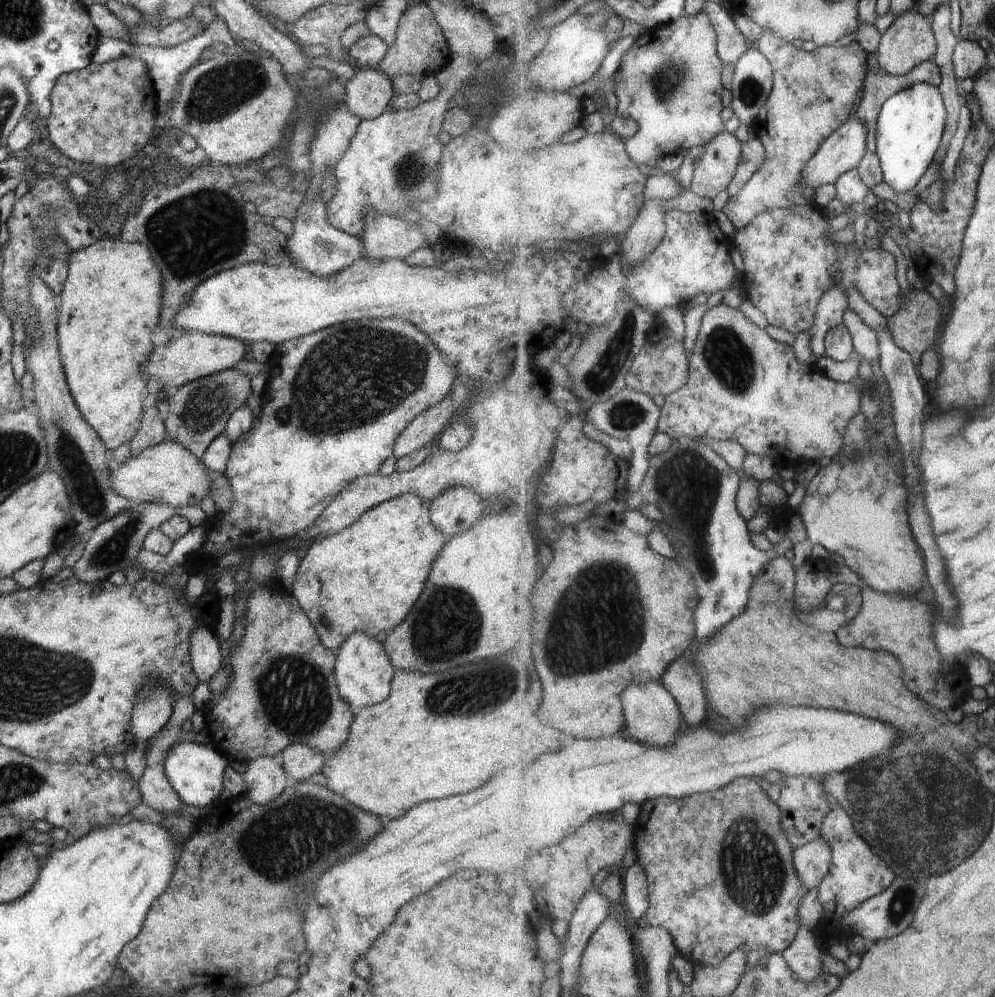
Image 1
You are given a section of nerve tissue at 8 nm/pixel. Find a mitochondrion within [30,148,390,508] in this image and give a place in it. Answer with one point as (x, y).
(188, 234)

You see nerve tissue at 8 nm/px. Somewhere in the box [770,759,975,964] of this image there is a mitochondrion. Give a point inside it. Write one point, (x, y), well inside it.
(901, 902)

